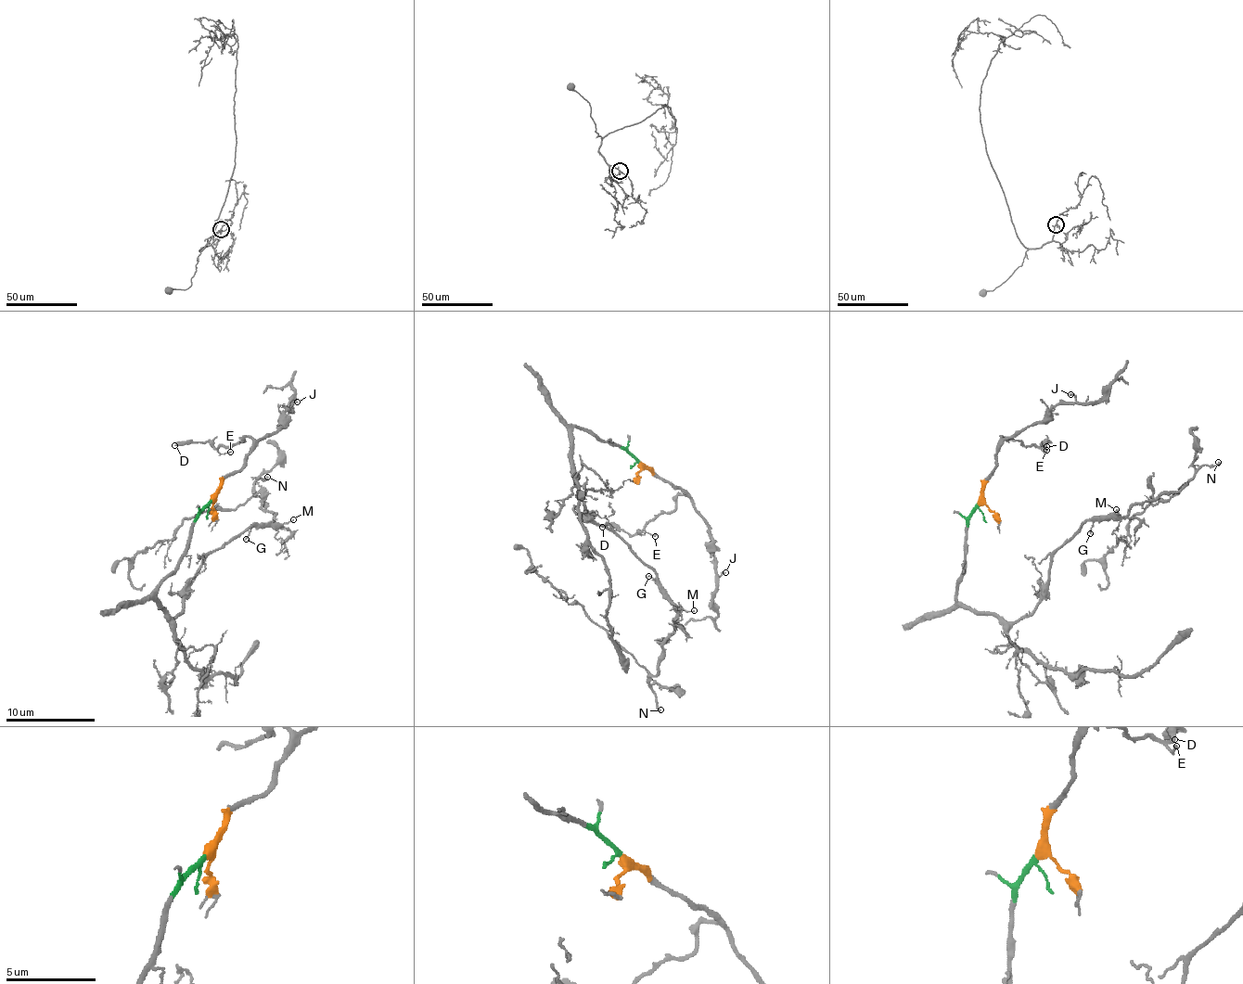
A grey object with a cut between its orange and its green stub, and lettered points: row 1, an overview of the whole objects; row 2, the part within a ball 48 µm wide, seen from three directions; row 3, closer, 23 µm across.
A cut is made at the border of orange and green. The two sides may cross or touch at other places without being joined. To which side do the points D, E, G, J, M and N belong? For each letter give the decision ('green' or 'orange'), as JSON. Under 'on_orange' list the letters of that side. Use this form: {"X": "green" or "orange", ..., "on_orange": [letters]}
{"D": "orange", "E": "orange", "G": "green", "J": "orange", "M": "green", "N": "green", "on_orange": ["D", "E", "J"]}

